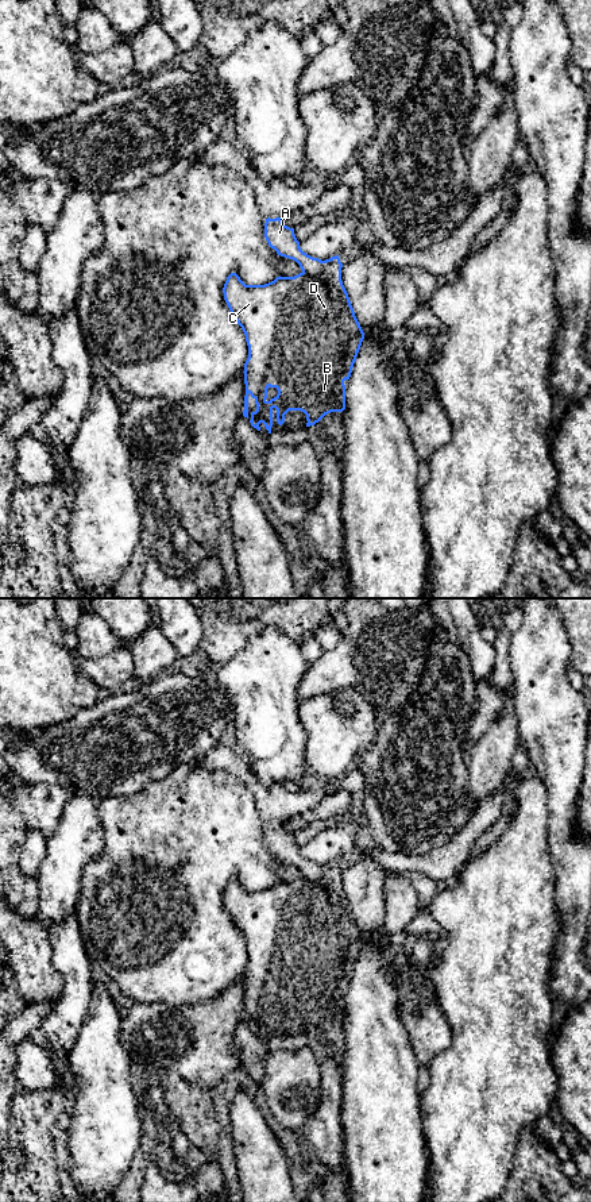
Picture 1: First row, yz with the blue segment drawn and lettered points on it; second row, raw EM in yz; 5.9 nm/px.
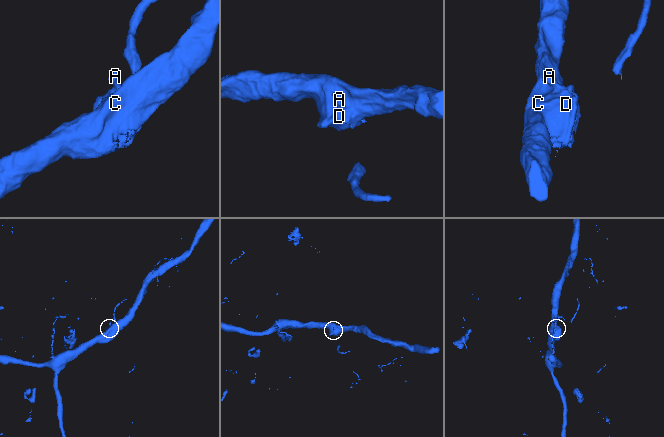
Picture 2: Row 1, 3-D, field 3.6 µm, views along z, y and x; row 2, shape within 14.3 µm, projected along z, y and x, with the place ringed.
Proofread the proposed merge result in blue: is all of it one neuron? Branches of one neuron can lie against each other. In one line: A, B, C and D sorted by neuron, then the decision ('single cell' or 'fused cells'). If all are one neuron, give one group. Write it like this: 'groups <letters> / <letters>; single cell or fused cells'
groups A / B C D; fused cells

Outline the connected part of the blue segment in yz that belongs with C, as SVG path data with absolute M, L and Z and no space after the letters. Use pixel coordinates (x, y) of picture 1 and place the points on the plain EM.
M339 860L324 866L324 881L300 878L294 882L277 882L264 890L246 890L231 878L223 893L224 905L248 951L244 968L244 1016L254 1033L263 1028L269 1039L273 1032L273 1014L277 1026L285 1028L289 1016L306 1020L306 1032L314 1030L331 1017L345 1014L345 990L364 944L348 898L341 886Z

